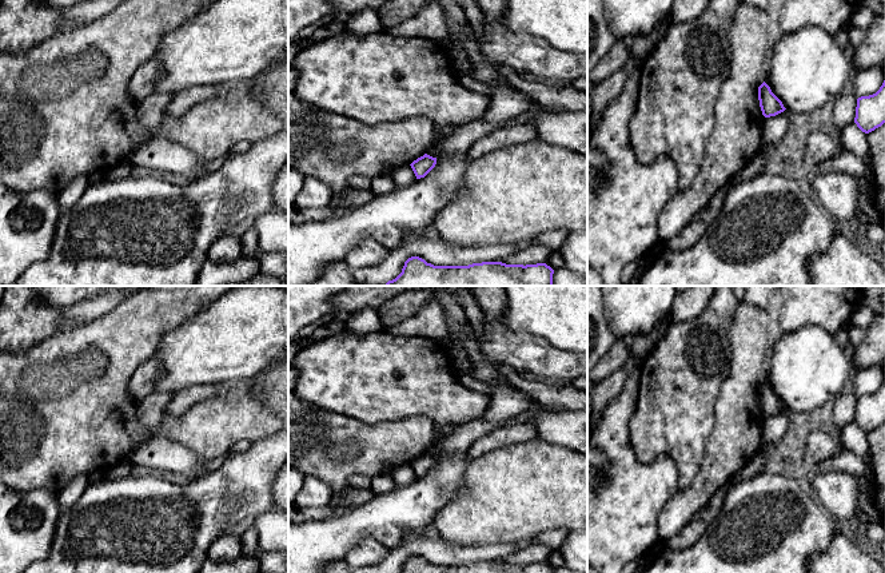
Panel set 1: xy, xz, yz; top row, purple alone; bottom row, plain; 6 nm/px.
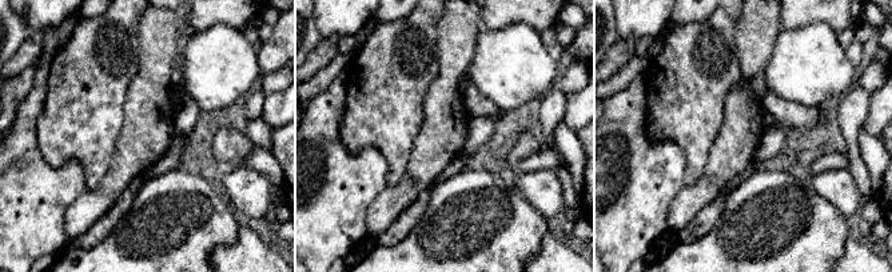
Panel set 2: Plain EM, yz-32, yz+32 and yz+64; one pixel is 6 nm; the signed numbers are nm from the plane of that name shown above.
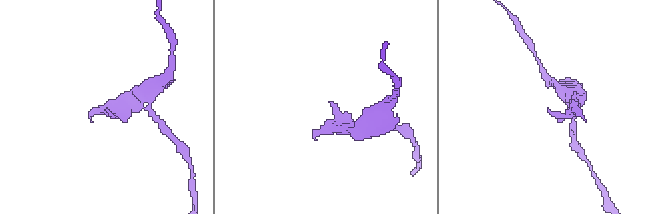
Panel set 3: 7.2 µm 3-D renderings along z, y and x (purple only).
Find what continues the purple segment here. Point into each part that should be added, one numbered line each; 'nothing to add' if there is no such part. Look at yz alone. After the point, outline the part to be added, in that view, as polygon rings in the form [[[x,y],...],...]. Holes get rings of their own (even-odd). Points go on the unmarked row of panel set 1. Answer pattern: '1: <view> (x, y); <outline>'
nothing to add

